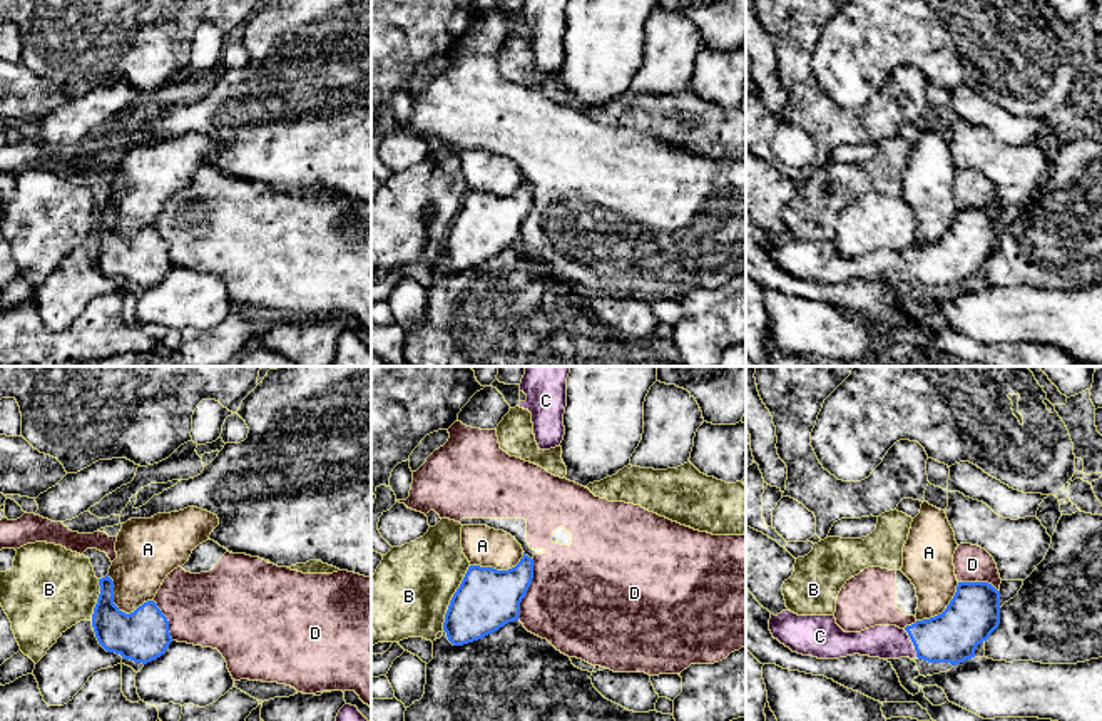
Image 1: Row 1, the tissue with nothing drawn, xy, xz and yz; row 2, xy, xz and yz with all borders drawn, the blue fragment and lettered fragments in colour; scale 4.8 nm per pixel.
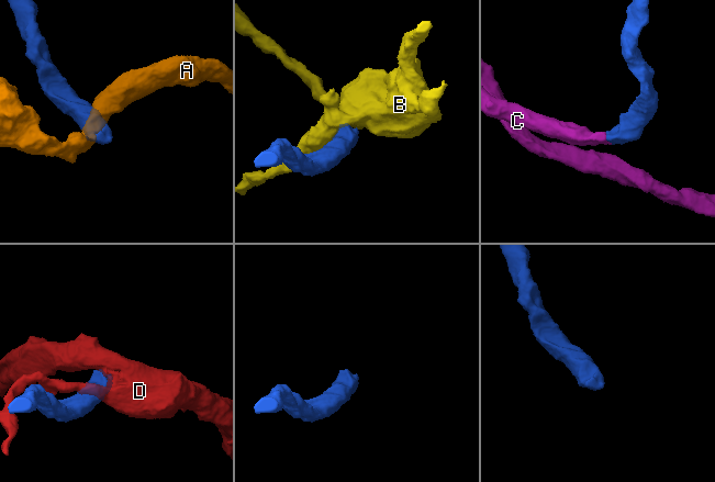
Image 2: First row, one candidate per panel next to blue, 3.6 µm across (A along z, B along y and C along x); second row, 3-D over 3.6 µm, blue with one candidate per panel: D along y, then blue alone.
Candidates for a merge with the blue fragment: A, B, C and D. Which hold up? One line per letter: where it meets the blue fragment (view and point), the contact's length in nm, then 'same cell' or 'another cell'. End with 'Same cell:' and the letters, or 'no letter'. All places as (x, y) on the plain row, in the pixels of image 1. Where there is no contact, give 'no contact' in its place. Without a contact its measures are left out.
A: xy (117, 233) | 260 nm | another cell
B: xz (452, 223) | 340 nm | another cell
C: yz (913, 270) | 160 nm | same cell
D: xz (527, 214) | 320 nm | another cell
Same cell: C

